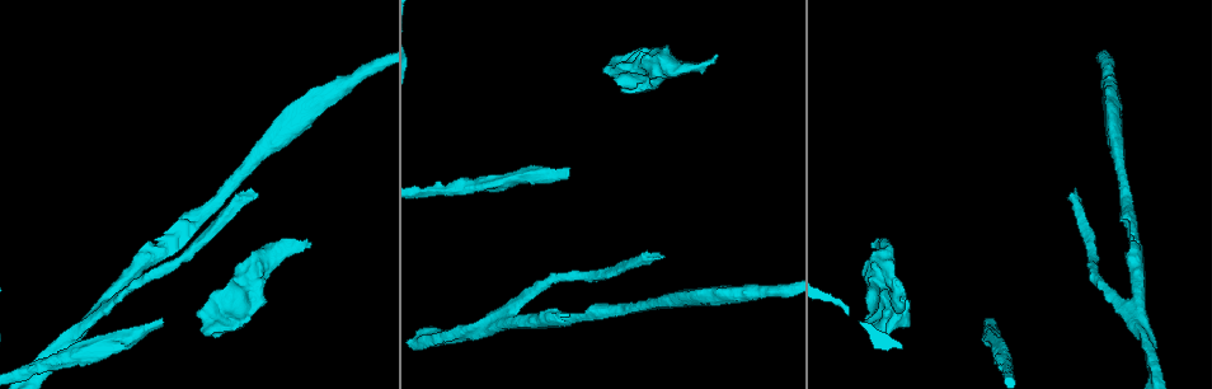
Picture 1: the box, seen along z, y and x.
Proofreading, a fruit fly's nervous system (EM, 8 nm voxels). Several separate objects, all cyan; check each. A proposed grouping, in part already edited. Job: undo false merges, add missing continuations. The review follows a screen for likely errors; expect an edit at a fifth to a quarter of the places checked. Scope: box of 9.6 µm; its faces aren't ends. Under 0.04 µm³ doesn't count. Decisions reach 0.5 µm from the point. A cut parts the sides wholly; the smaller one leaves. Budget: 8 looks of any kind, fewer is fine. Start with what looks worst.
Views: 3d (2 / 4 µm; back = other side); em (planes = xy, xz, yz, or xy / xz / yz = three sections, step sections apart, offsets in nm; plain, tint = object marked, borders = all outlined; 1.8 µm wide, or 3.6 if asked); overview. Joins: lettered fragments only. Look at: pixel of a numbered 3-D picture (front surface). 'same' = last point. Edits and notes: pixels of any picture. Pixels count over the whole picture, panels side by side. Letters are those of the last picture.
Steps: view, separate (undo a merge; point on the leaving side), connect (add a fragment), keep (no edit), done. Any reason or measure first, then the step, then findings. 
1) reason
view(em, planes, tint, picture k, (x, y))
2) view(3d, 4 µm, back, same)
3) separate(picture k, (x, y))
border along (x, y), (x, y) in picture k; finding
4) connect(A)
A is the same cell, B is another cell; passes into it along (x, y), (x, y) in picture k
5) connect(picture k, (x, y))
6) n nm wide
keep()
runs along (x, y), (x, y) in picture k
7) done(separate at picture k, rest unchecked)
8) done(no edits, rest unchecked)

free end
view(em, 3.6 µm, planes, borders, picture 1, (983, 320))

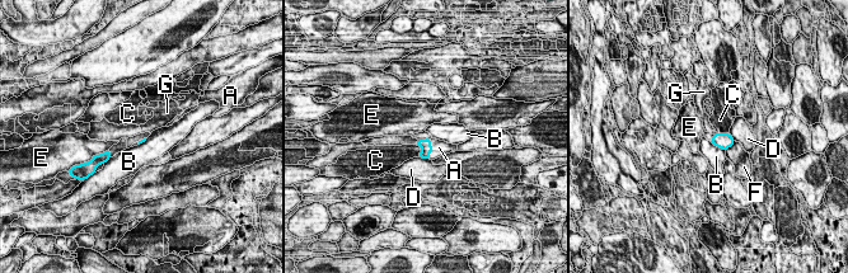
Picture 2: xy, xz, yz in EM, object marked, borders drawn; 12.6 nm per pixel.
connect(A)
A is the same cell, B, C, D, E, F and G are other cells; the neuron continues

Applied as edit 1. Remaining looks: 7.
view(overview)

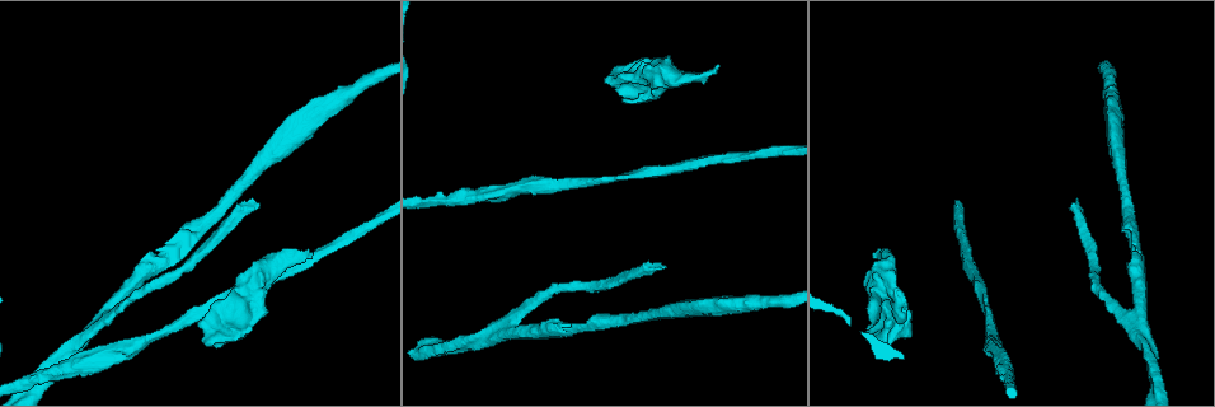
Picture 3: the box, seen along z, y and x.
branch point
view(3d, 2 µm, picture 3, (486, 340))

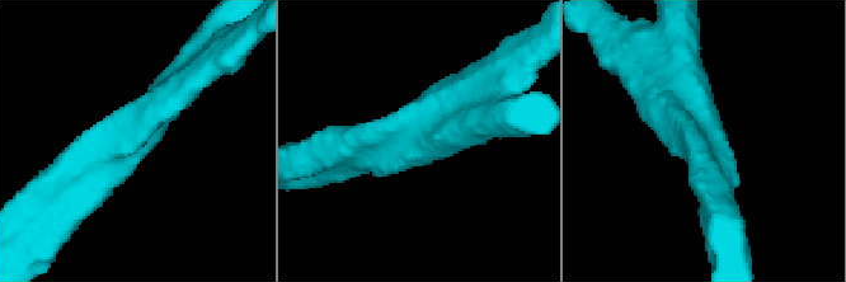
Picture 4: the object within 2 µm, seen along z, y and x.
3 arms; arms of 240, 280, 280 nm; need the tissue
view(em, planes, borders, picture 4, (142, 132))

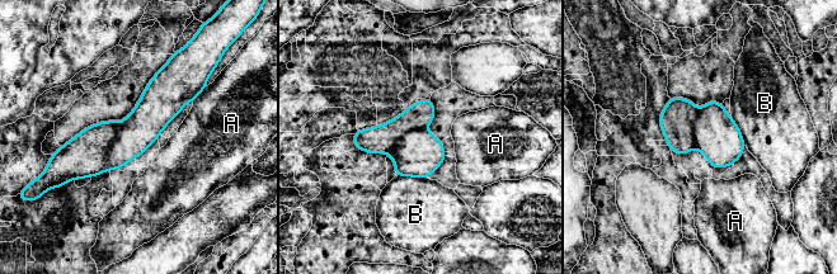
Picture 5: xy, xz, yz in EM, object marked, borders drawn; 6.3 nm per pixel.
separate(picture 5, (85, 155))
A and B are other cells; the part that leaves runs along (431, 108), (380, 140), (357, 142) in picture 5; two neurons meet here

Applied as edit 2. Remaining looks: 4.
see it whole again
view(overview)

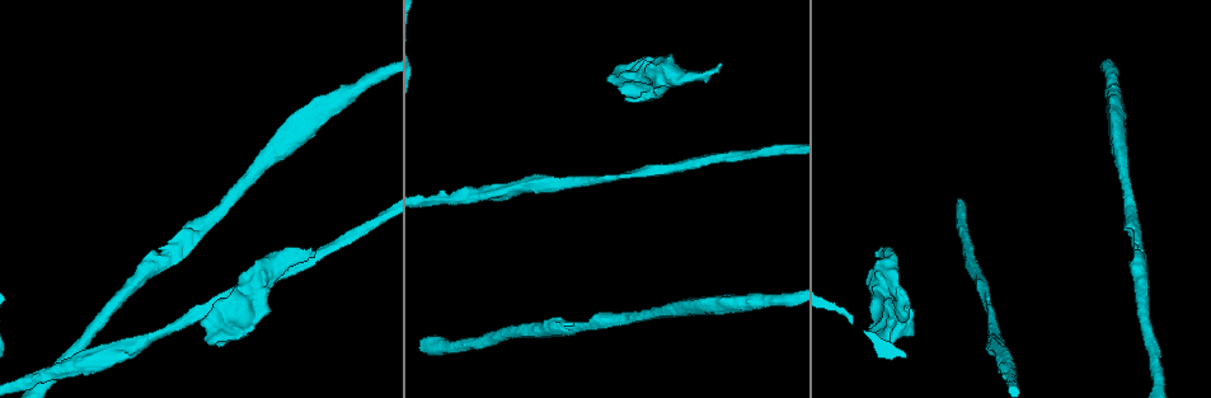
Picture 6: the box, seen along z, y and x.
an open end
view(em, planes, plain, picture 6, (876, 254))

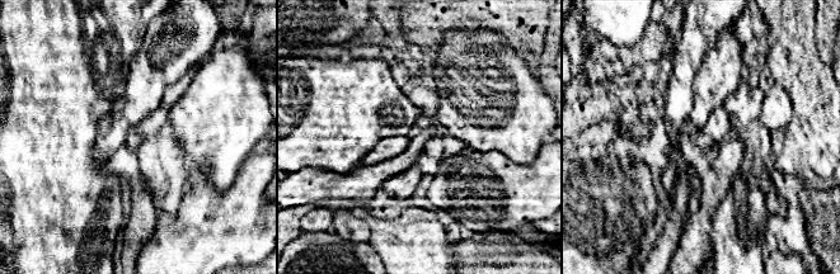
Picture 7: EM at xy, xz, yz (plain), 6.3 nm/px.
what lies round it
view(em, planes, borders, same)

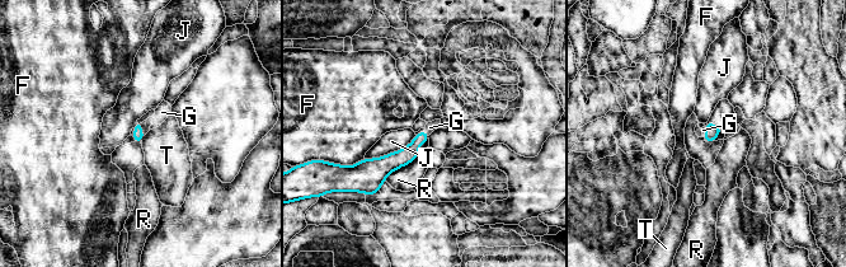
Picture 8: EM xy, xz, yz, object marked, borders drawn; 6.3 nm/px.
connect(G)
G is the same cell, F, J, R and T are other cells; passes into it along (137, 136), (141, 129), (161, 112) in picture 8; the neuron continues

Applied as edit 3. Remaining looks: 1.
done(connect at picture 2, separate at picture 5, connect at picture 8, rest unchecked)

